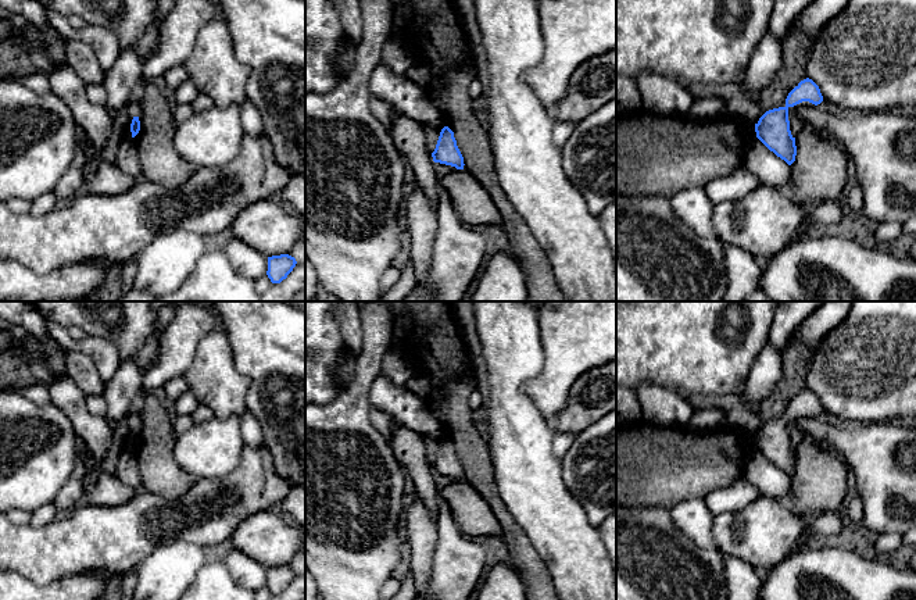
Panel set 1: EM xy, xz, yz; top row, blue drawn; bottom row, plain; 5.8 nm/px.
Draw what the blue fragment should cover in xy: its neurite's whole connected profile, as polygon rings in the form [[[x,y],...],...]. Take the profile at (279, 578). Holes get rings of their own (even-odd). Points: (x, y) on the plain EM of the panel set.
[[[289,565],[268,568],[266,586],[272,594],[280,594],[293,582],[296,575],[296,569]]]

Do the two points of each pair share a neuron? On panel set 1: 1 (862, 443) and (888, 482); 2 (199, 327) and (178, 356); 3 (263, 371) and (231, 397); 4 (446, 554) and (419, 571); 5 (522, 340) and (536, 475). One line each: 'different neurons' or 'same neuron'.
1: same neuron
2: same neuron
3: different neurons
4: different neurons
5: same neuron

